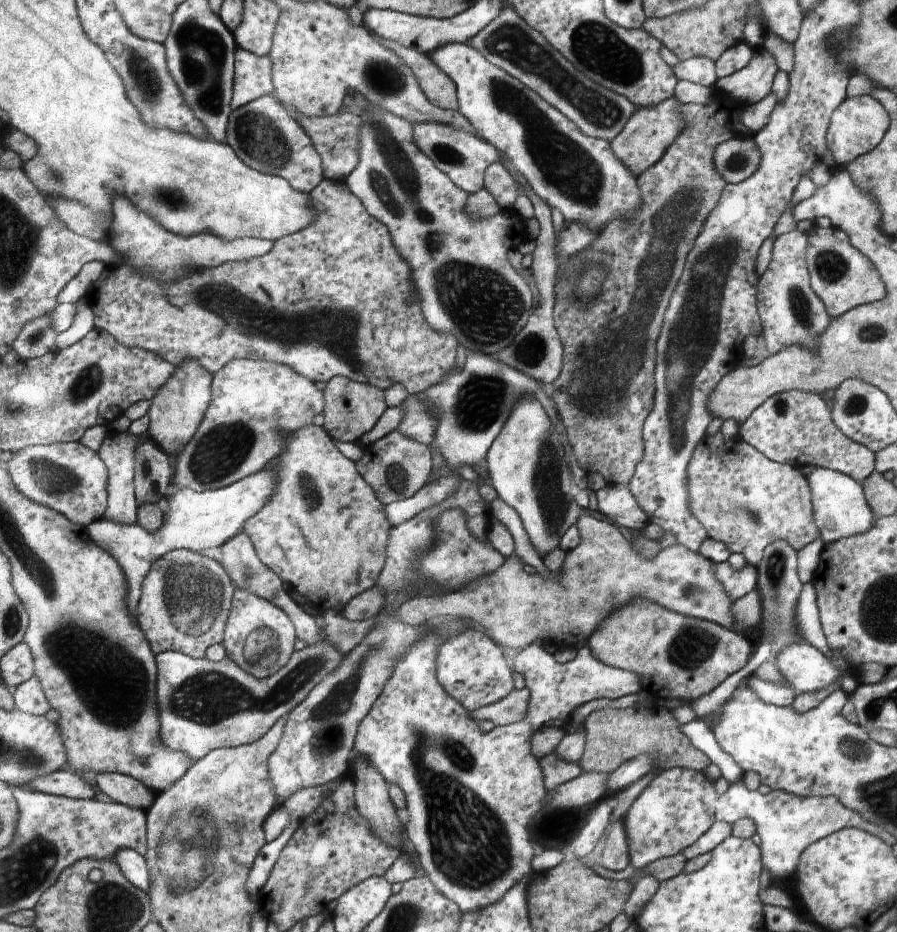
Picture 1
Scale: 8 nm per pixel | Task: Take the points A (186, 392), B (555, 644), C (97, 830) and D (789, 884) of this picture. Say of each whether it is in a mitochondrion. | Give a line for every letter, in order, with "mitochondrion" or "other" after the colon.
A: other
B: other
C: other
D: other

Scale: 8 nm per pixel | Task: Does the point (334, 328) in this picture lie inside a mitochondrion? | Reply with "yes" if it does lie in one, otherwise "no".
yes

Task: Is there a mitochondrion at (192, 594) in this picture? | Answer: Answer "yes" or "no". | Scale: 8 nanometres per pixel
yes

